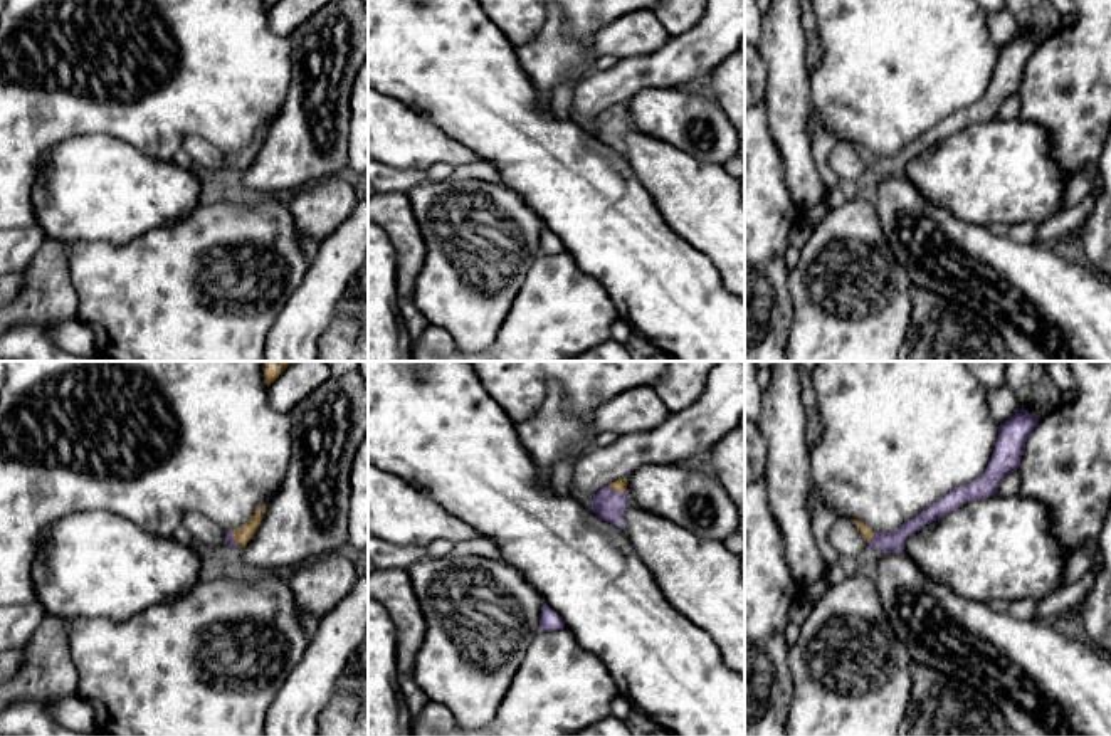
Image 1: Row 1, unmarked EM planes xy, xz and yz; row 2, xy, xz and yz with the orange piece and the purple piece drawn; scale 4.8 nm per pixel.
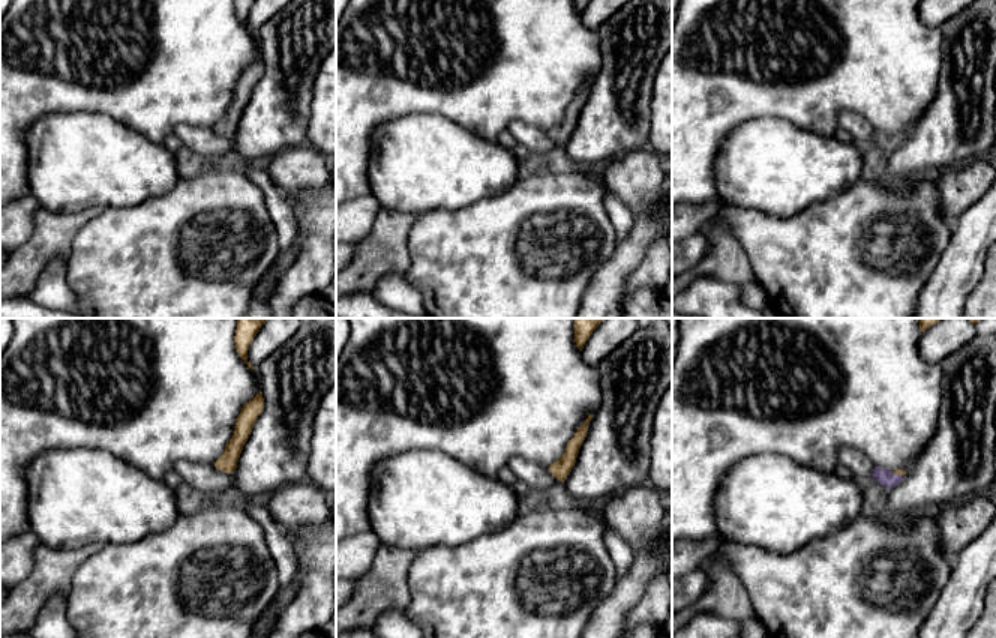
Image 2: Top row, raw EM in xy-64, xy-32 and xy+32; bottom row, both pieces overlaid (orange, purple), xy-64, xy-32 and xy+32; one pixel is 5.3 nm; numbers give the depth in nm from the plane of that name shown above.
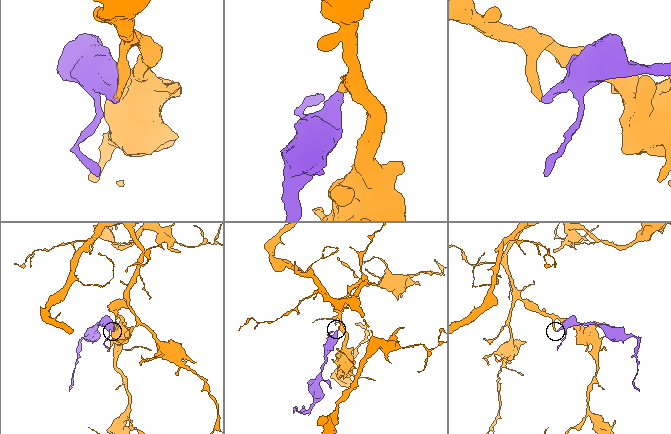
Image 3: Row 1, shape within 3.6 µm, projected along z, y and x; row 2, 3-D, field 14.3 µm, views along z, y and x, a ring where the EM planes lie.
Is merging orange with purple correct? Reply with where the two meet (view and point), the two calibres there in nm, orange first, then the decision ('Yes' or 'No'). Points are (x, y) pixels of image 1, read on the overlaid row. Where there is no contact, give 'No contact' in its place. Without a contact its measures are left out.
Touches orange at xz (617, 491). Thickness 60 nm (orange) against 150 nm. Yes

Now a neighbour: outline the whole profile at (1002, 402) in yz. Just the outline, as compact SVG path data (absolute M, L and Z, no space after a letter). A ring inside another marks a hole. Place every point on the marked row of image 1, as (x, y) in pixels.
M1007 385L988 390L987 402L998 423L1010 420L1022 408L1015 393Z

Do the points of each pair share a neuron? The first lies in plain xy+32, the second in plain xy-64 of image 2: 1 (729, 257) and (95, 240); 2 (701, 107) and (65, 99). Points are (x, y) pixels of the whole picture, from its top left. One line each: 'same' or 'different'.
1: different
2: same

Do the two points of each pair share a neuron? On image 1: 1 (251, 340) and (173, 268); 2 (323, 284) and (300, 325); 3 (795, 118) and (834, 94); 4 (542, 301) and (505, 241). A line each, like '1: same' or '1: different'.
1: same
2: same
3: different
4: different

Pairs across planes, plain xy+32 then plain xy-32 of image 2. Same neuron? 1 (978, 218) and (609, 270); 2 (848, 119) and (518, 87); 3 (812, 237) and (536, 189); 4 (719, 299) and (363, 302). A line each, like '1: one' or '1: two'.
1: one
2: two
3: one
4: one

